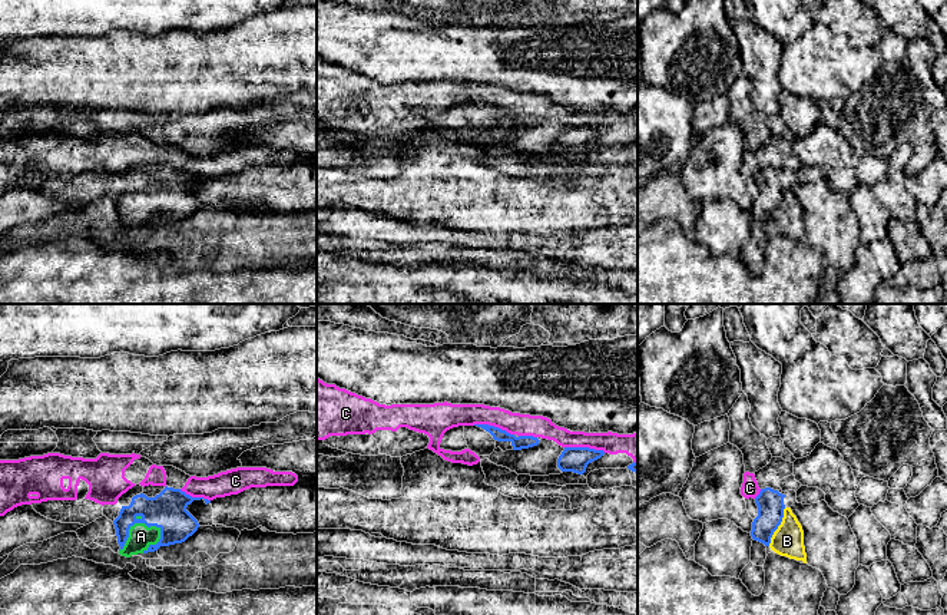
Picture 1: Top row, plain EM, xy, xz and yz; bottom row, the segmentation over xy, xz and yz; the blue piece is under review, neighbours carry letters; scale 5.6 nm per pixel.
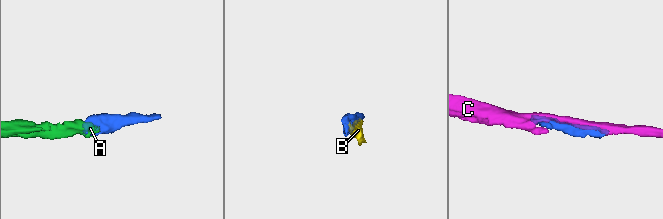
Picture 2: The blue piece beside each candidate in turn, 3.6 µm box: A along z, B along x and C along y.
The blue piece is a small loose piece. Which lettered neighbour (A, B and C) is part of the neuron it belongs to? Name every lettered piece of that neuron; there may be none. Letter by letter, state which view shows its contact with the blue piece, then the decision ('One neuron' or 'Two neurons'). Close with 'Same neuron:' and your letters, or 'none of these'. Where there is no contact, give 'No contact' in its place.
A: Touches blue in xy. One neuron
B: Touches blue in yz. Two neurons
C: Touches blue in xz. Two neurons
Same neuron: A

